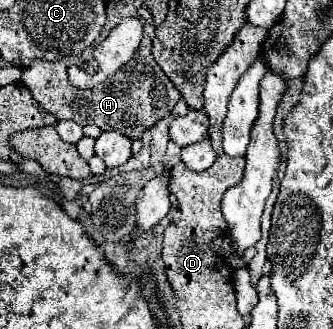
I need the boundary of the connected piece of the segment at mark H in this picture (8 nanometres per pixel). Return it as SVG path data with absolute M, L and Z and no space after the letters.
M138 51L108 81L104 81L92 89L78 89L68 81L64 59L56 61L56 63L48 63L48 61L38 59L36 63L32 63L30 67L24 69L22 83L32 91L36 101L46 111L56 115L58 121L72 119L78 125L98 125L104 131L116 129L116 131L122 131L130 139L140 139L142 133L148 129L142 129L142 119L138 119L138 107L130 107L130 91L132 91L130 81L136 81L136 69L138 69Z

